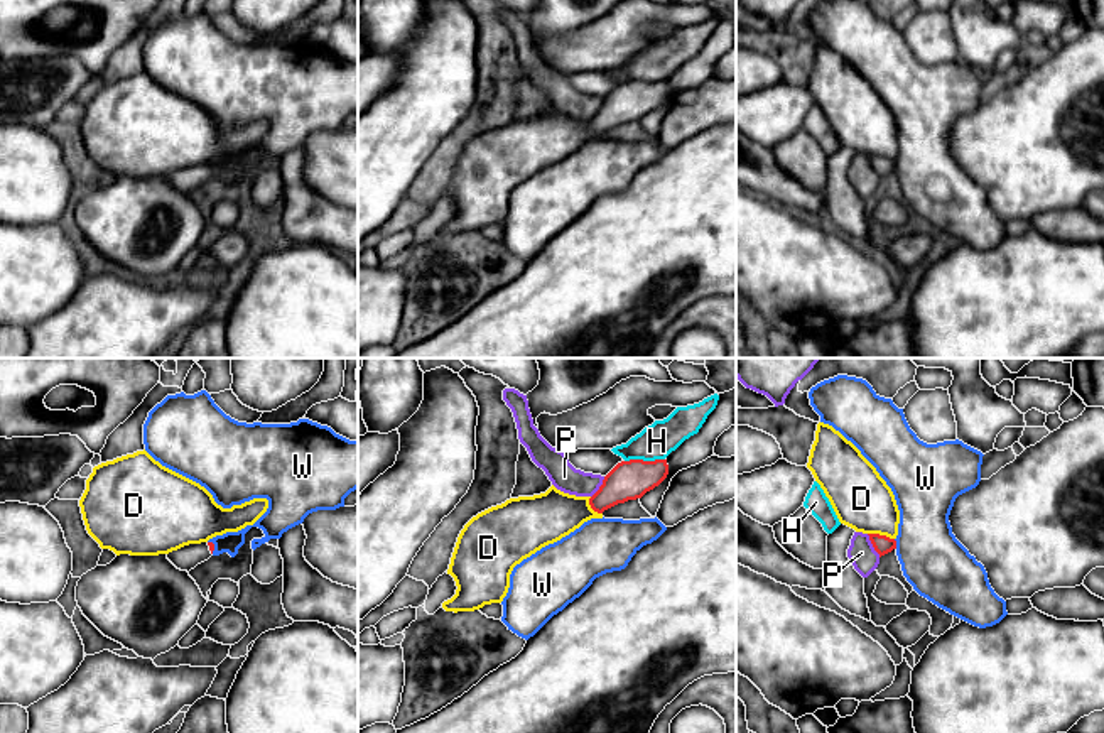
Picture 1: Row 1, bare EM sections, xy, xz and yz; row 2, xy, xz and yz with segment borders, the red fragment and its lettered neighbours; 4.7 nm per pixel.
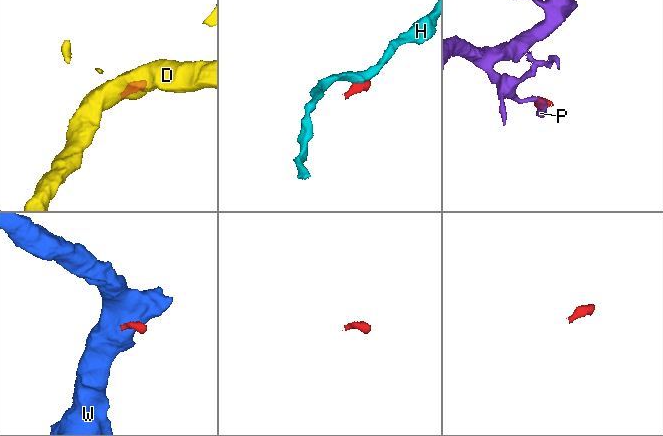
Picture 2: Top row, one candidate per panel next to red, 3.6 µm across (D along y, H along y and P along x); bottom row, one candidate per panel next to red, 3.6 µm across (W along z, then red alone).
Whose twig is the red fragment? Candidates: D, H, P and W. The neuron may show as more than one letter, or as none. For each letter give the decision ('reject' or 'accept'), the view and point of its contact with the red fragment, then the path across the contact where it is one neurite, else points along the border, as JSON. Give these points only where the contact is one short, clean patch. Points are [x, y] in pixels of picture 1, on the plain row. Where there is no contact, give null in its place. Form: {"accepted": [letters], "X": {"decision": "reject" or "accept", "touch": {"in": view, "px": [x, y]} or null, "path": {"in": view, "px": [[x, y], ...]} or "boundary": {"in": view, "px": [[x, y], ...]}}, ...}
{"accepted": [], "D": {"decision": "reject", "touch": {"in": "yz", "px": [882, 157]}, "boundary": {"in": "yz", "px": [[868, 154], [878, 154], [893, 161]]}}, "H": {"decision": "reject", "touch": {"in": "xz", "px": [642, 81]}, "boundary": {"in": "xz", "px": [[664, 80], [625, 83]]}}, "P": {"decision": "reject", "touch": {"in": "yz", "px": [873, 168]}, "boundary": {"in": "yz", "px": [[866, 156], [880, 178]]}}, "W": {"decision": "reject", "touch": {"in": "yz", "px": [895, 166]}, "boundary": {"in": "yz", "px": [[893, 161], [897, 169]]}}}

